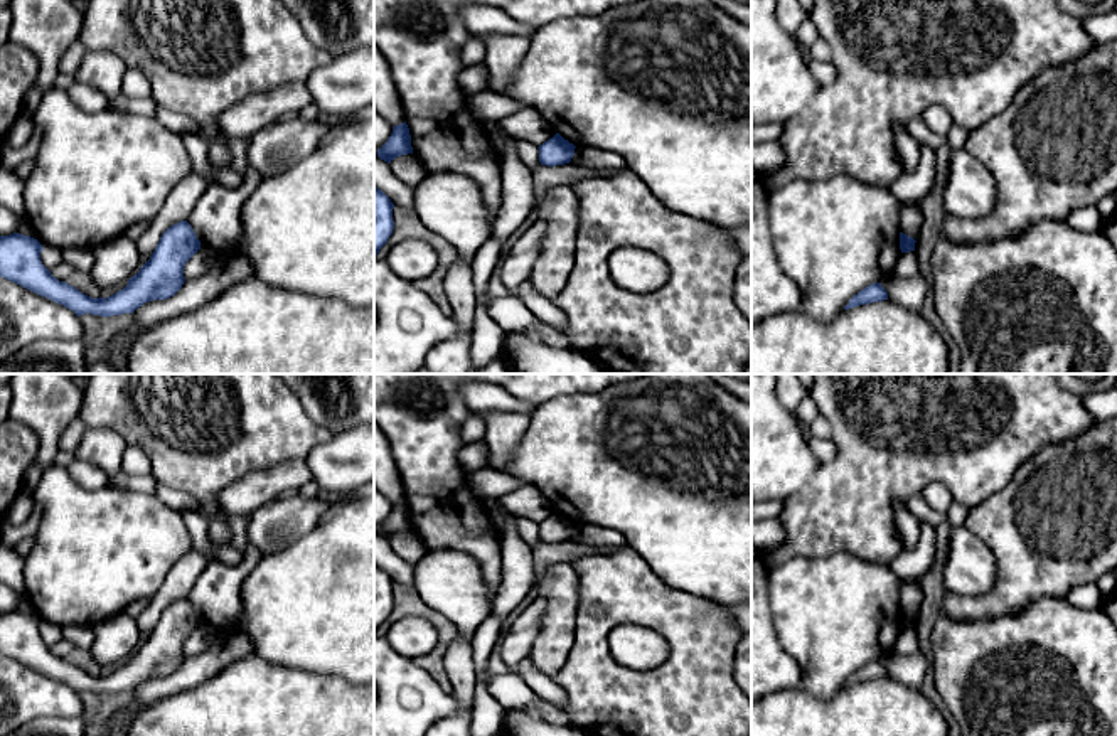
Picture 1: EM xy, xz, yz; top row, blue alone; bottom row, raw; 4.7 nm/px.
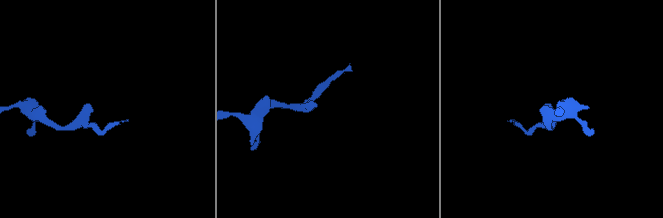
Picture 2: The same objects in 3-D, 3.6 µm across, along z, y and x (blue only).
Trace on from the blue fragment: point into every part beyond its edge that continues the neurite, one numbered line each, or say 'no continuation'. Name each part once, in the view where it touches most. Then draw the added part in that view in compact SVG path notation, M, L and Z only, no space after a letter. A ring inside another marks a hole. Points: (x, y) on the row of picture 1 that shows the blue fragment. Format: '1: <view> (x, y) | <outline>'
no continuation

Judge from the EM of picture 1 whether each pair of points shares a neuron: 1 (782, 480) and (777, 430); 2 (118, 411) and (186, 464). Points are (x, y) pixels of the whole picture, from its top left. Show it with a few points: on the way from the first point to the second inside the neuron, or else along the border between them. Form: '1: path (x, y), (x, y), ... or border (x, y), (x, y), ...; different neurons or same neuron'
1: path (777, 469), (777, 442); same neuron
2: path (135, 421), (152, 438), (157, 438), (169, 448); same neuron

